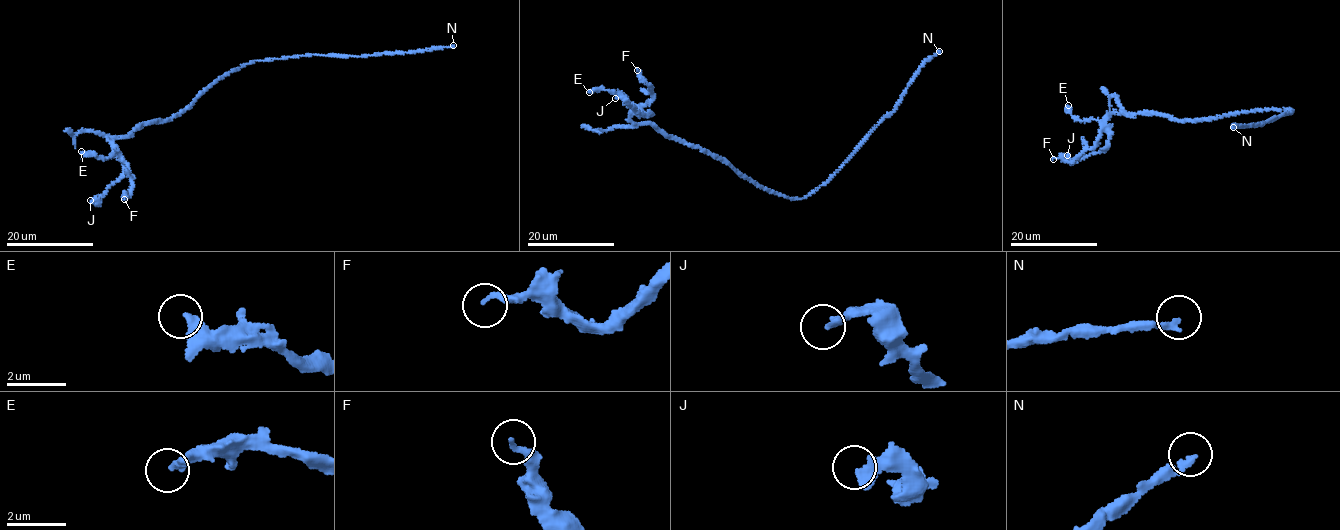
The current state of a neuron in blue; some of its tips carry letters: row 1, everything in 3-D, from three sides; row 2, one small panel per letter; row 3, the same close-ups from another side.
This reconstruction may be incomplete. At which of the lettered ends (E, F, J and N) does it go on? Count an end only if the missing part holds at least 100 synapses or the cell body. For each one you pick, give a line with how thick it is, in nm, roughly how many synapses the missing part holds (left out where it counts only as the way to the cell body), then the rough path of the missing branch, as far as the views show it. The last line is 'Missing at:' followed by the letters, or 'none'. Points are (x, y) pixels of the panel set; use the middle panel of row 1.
N: Thickness 200 nm. Roughly 450 synapses
Missing at: N

